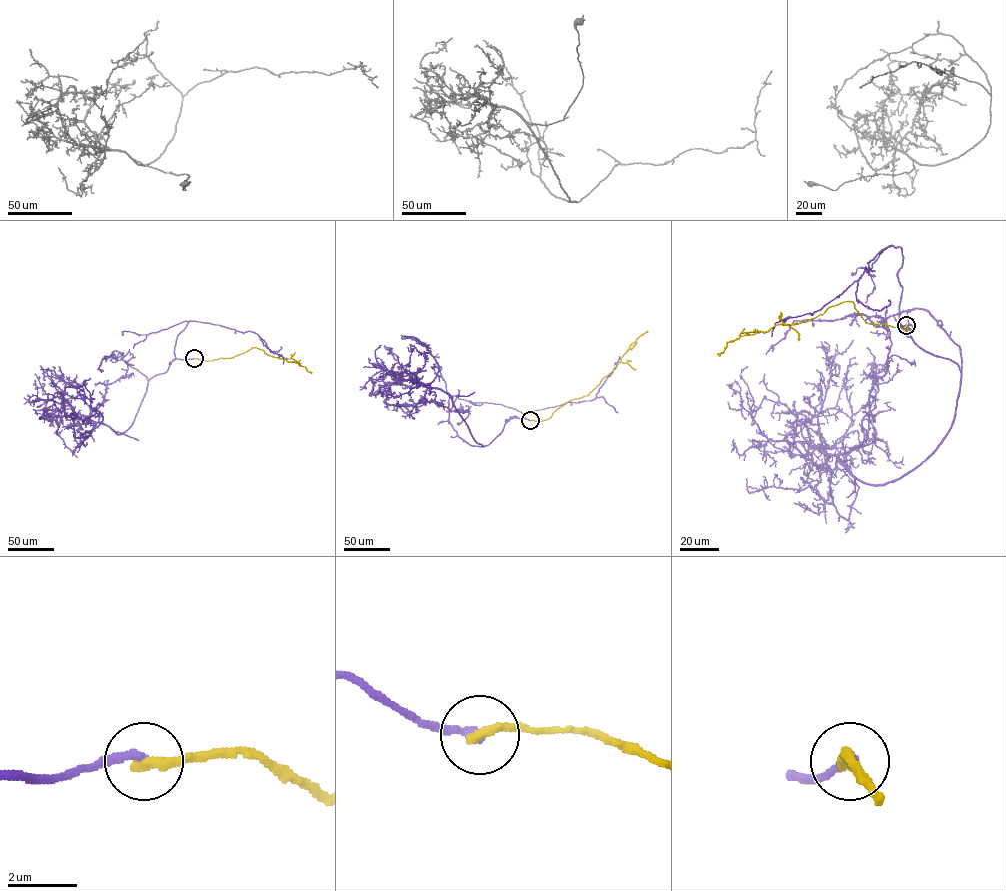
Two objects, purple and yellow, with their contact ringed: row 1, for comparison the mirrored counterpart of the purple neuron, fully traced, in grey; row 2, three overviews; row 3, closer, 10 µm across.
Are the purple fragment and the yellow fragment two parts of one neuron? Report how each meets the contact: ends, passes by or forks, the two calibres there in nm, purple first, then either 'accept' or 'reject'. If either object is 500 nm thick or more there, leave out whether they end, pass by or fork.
purple ends | yellow ends | 260/320 nm | reject

